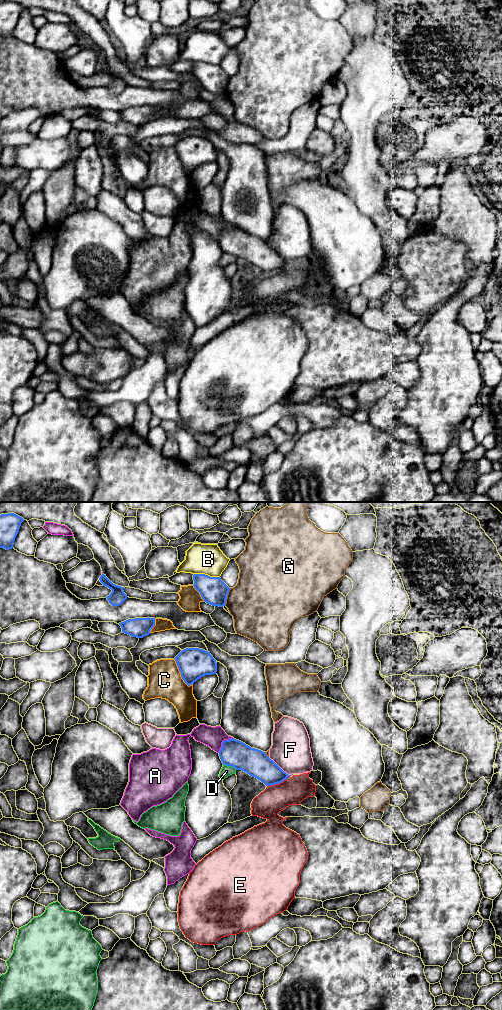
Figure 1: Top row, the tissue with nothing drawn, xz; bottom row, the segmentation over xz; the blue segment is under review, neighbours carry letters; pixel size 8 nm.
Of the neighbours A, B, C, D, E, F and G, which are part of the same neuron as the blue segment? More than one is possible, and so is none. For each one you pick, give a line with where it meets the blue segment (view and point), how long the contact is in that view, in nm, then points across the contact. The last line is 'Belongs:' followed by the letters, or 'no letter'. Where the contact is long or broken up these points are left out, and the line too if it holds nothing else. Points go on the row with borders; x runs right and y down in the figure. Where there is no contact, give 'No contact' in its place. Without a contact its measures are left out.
Belongs: no letter

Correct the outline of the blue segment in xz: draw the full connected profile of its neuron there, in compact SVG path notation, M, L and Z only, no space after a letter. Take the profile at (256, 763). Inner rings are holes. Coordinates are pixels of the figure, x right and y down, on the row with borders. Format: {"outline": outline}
{"outline": "M234 738L222 742L219 756L223 765L242 770L257 778L266 786L279 784L290 776L271 760L265 752L251 748Z"}

